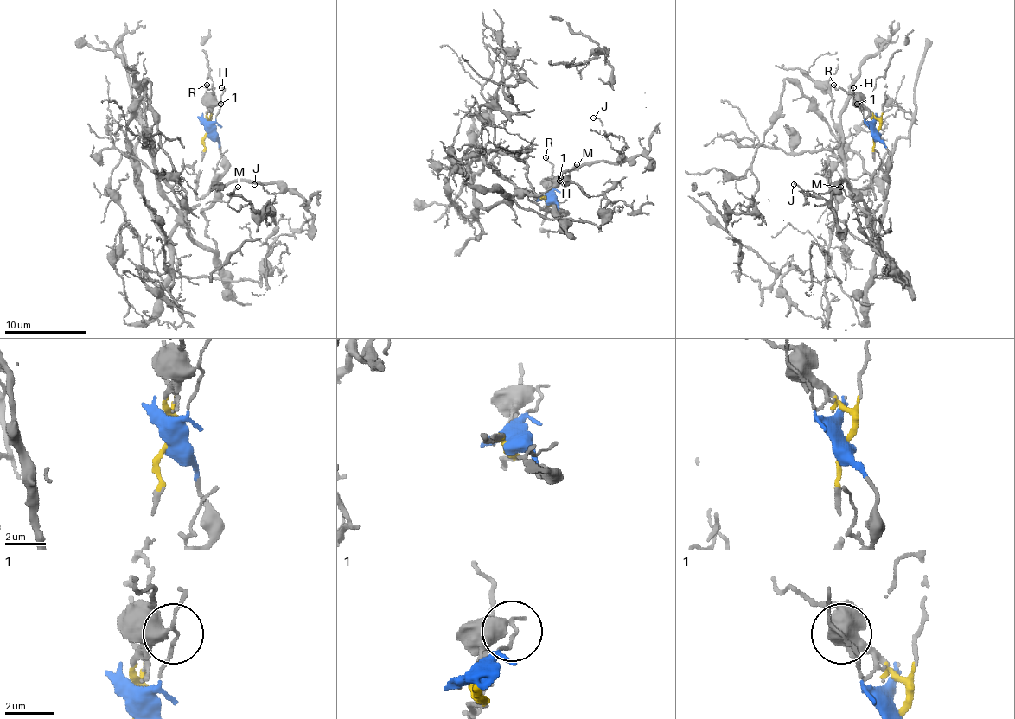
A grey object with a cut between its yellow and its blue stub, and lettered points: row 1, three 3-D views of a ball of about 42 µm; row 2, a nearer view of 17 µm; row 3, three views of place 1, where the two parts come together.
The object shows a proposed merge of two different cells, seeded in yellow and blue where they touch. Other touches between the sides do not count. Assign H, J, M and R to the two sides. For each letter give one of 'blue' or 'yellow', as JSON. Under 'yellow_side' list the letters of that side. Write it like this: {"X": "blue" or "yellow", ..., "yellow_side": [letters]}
{"H": "blue", "J": "blue", "M": "blue", "R": "yellow", "yellow_side": ["R"]}

